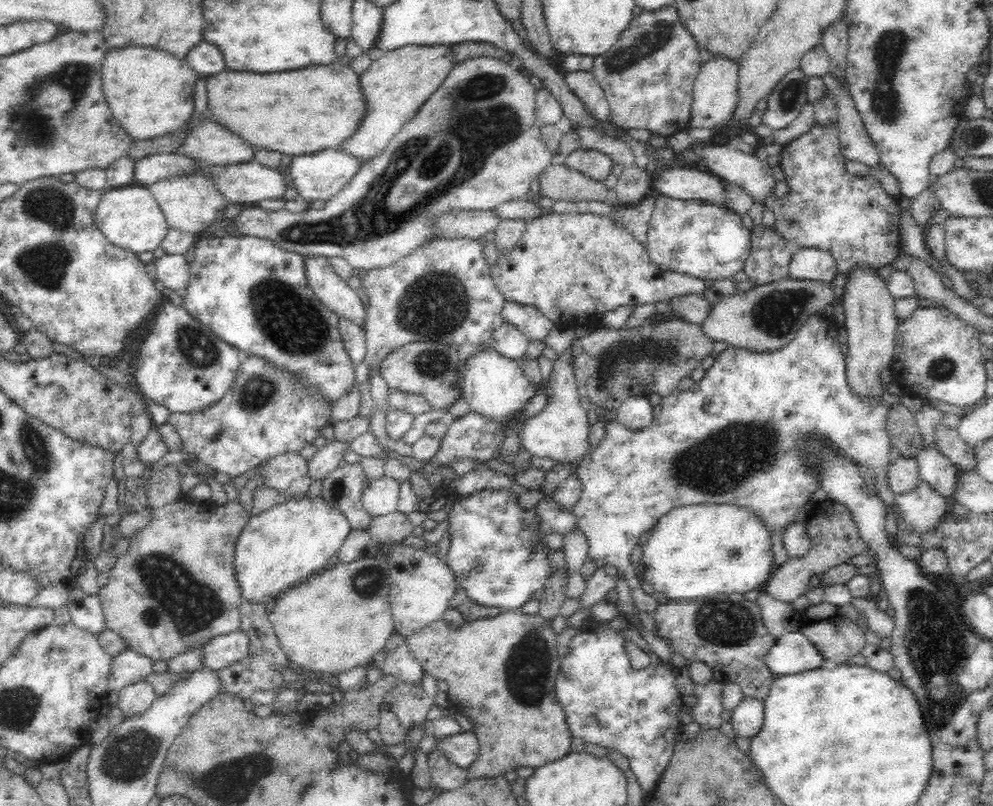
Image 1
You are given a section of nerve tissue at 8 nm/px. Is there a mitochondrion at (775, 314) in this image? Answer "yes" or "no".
yes

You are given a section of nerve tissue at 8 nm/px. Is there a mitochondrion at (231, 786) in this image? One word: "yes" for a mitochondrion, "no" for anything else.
yes

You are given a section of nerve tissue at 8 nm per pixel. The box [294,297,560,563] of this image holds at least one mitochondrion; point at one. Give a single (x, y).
(435, 361)

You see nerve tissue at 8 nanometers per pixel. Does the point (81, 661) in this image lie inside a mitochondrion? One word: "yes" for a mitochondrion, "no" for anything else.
no

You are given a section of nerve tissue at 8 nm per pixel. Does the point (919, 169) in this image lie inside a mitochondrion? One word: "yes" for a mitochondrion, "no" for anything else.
no

